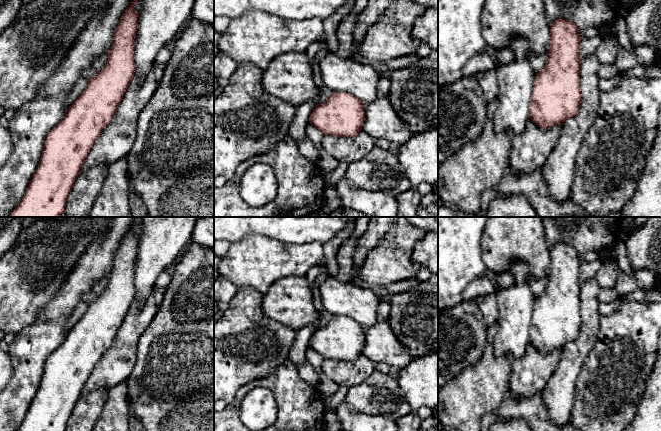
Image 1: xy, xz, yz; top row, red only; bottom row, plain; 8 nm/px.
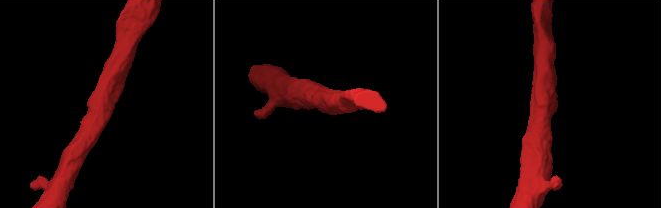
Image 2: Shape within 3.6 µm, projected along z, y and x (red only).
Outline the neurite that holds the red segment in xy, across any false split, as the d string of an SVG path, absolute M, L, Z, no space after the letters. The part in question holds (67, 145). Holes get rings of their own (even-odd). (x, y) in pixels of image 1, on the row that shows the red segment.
M131 0L130 5L120 18L113 35L109 49L108 61L101 71L88 80L88 85L82 94L68 107L63 119L46 135L39 166L33 174L27 190L19 204L8 217L59 217L65 212L67 197L73 188L76 178L82 171L85 159L103 129L111 122L131 80L135 74L133 60L135 37L137 32L137 12L133 6L137 0Z

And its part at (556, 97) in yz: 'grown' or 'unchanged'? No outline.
unchanged

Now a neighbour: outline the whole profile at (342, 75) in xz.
M327 52L320 60L324 85L337 93L349 93L361 102L377 98L379 72L354 57L341 58Z

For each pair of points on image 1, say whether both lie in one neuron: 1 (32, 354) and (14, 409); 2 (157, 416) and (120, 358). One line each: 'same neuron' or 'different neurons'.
1: same neuron
2: different neurons

